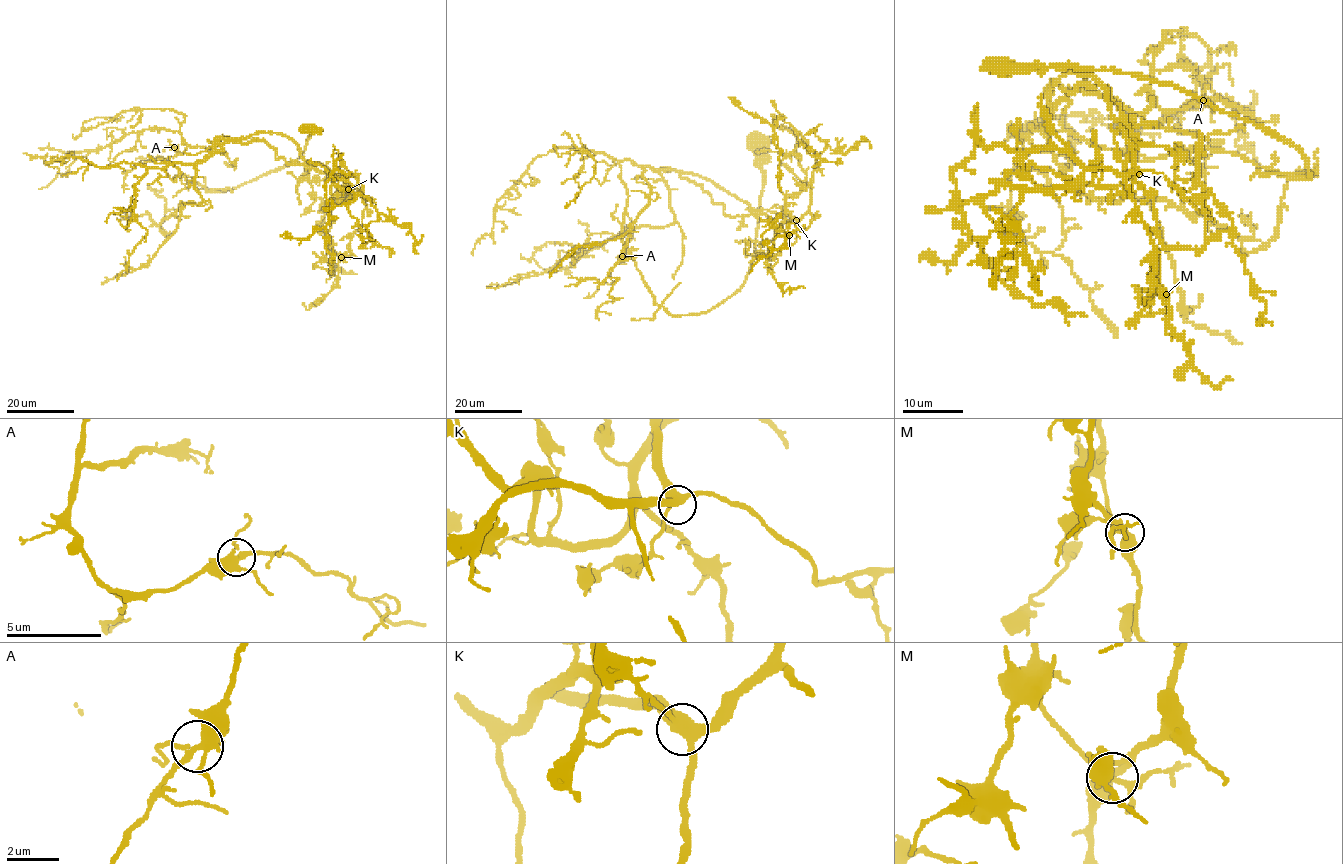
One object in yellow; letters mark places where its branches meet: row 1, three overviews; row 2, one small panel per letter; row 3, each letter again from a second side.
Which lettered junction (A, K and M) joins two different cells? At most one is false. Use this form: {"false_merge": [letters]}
{"false_merge": ["M"]}

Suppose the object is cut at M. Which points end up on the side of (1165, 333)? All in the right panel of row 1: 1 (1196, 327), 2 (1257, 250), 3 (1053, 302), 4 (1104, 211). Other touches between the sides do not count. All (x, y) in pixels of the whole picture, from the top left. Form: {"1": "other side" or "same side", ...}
{"1": "other side", "2": "other side", "3": "other side", "4": "other side"}

